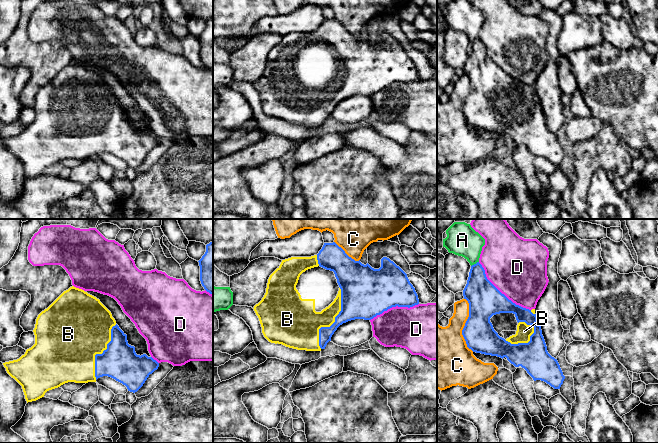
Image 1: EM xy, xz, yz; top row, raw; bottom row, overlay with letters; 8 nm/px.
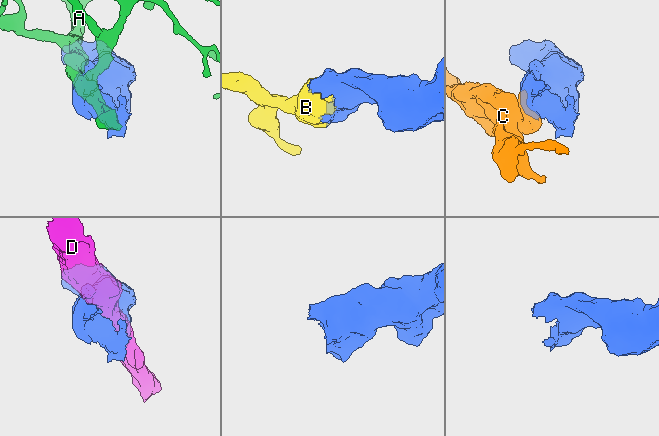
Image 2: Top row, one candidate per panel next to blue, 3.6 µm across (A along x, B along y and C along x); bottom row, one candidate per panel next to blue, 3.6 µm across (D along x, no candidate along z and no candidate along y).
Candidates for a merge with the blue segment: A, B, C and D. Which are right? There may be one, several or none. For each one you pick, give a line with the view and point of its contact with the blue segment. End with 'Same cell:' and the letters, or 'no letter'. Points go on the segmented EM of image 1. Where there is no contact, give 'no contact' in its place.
B: meets blue in xz at (334, 322)
Same cell: B

